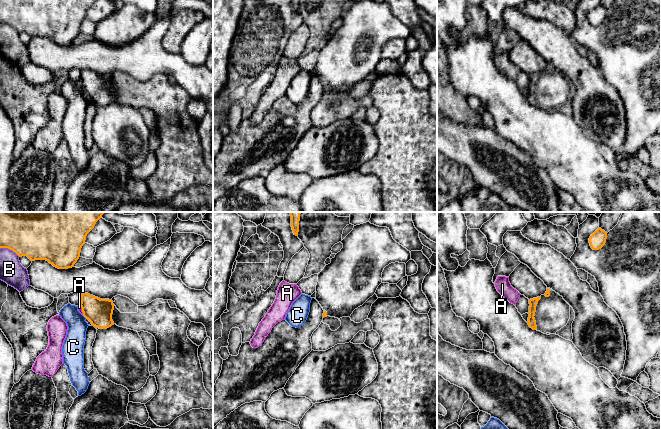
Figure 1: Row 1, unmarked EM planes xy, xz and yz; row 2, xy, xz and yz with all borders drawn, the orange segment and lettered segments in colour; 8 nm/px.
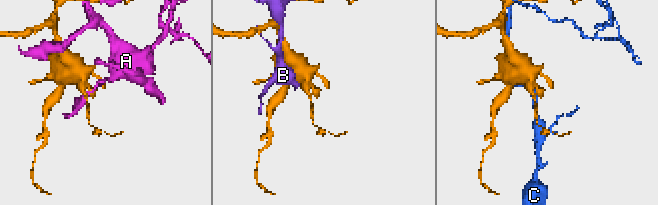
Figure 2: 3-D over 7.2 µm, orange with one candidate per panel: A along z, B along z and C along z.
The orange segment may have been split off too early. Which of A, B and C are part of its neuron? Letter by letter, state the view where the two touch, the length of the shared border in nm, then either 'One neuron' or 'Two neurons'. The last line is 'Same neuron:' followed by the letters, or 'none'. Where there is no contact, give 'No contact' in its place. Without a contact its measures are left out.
A: Touches orange in xy. Shared border 90 nm. Two neurons
B: Touches orange in xy. Shared border 180 nm. Two neurons
C: Touches orange in xy. Shared border 50 nm. Two neurons
Same neuron: none

